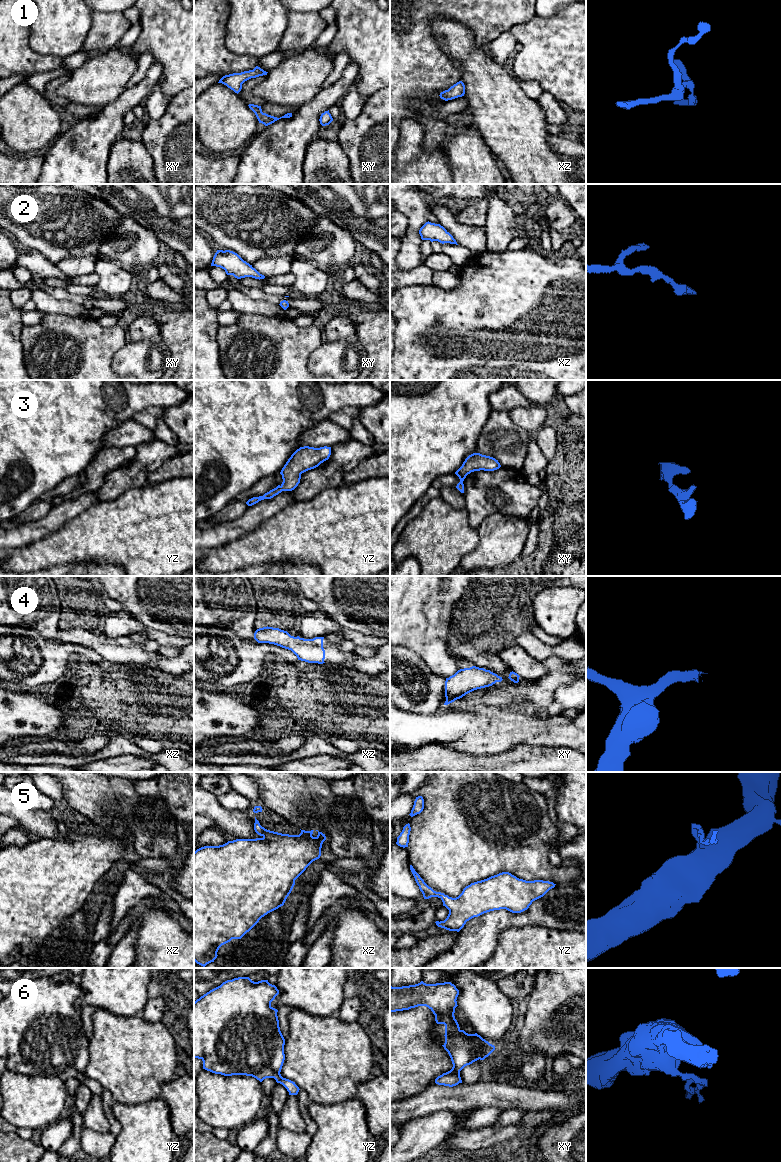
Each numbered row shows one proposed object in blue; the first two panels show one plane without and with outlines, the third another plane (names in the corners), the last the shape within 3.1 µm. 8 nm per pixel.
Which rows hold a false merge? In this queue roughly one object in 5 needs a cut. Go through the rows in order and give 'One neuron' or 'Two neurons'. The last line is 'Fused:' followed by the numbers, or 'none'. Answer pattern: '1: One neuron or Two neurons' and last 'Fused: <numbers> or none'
1: One neuron
2: One neuron
3: One neuron
4: One neuron
5: One neuron
6: One neuron
Fused: none

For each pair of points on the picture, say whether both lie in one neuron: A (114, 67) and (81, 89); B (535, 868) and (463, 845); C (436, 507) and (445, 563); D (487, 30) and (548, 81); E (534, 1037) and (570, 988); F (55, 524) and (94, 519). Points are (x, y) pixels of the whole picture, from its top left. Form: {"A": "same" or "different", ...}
{"A": "same", "B": "same", "C": "same", "D": "different", "E": "same", "F": "different"}

